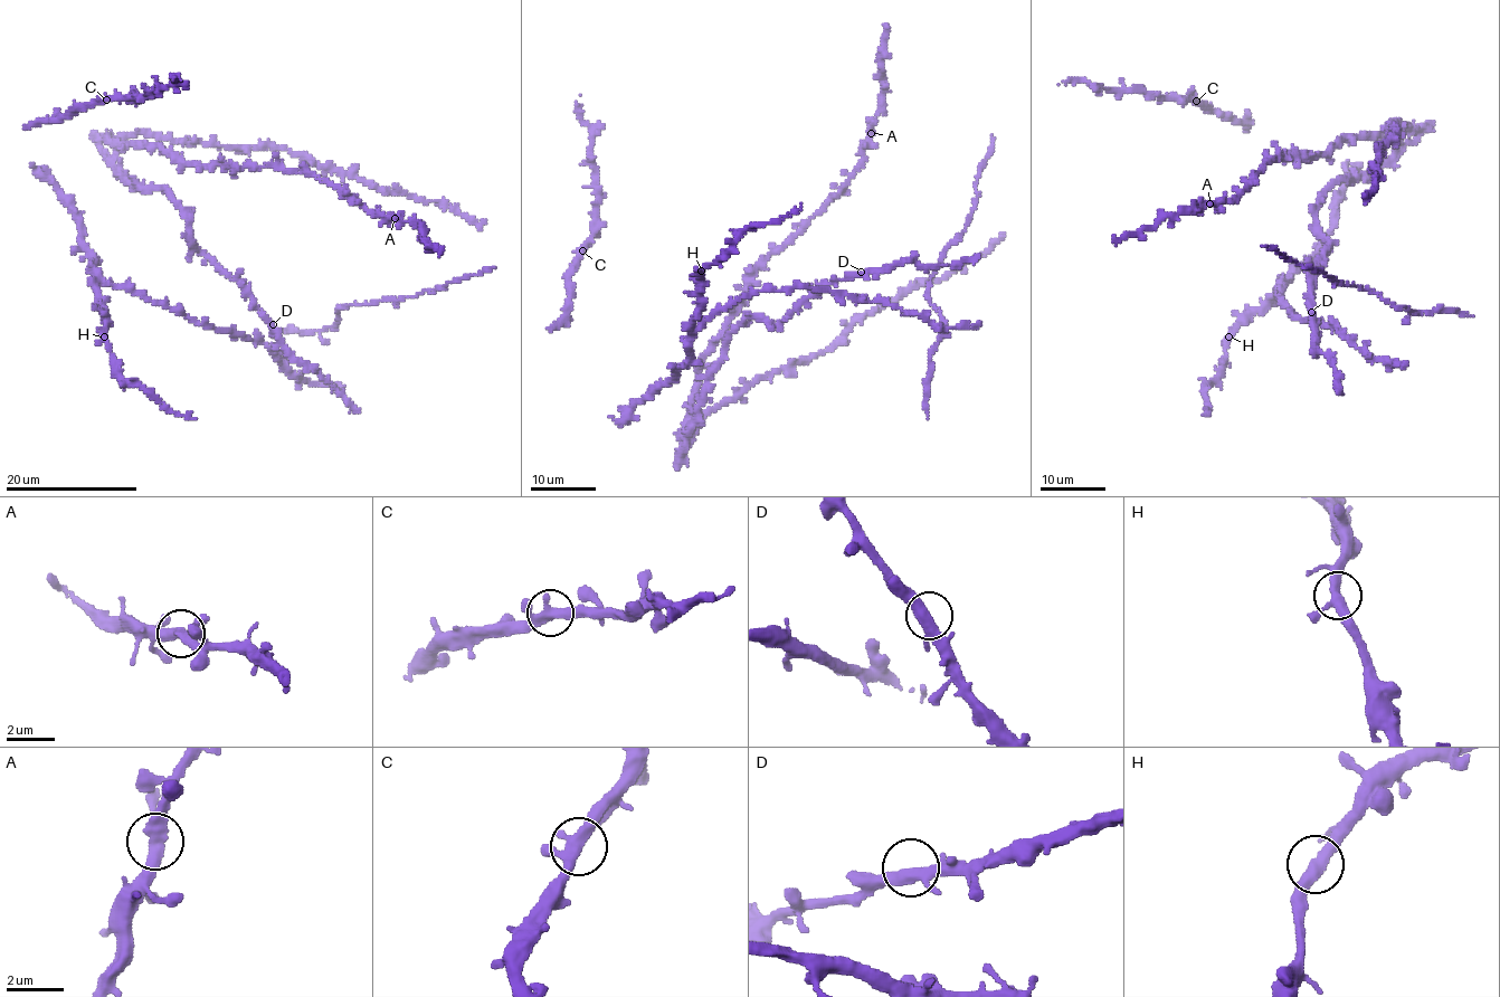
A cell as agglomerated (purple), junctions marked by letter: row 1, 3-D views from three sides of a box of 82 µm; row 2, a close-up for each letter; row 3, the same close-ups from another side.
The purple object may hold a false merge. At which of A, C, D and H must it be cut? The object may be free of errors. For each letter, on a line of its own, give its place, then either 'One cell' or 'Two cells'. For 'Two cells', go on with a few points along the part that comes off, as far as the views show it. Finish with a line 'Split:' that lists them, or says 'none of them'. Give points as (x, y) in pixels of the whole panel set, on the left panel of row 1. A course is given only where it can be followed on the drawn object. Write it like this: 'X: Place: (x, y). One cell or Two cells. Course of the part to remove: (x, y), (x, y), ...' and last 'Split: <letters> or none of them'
A: Place: (395, 218). One cell
C: Place: (106, 100). One cell
D: Place: (273, 324). One cell
H: Place: (104, 336). One cell
Split: none of them

